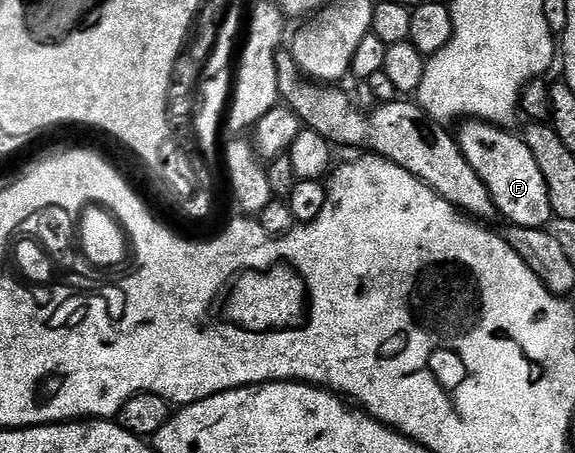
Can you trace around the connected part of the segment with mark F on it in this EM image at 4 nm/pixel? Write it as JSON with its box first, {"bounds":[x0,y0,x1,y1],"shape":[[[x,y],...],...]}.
{"bounds":[455,120,553,228],"shape":[[[465,120],[460,126],[461,131],[455,134],[457,143],[471,168],[487,186],[487,192],[491,192],[498,215],[505,217],[506,223],[523,228],[548,227],[553,213],[547,196],[547,180],[543,180],[543,172],[539,172],[539,164],[535,164],[535,156],[531,156],[524,137],[517,135],[516,138],[512,129],[495,126],[492,122]]]}

